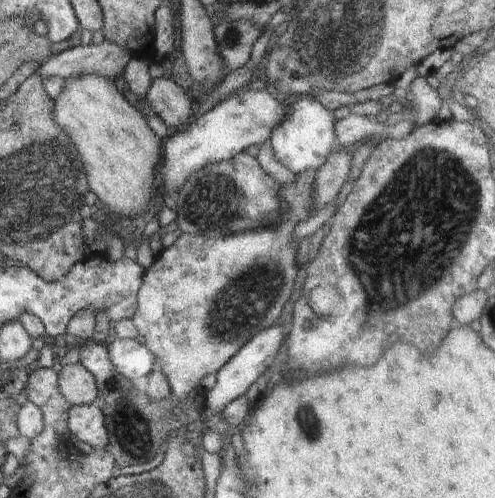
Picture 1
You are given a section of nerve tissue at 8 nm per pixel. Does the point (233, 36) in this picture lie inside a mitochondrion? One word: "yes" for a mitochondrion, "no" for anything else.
yes

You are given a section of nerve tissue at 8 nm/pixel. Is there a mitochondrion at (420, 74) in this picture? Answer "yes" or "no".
no

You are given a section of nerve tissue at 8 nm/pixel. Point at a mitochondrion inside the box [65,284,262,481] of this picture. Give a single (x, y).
(132, 432)

